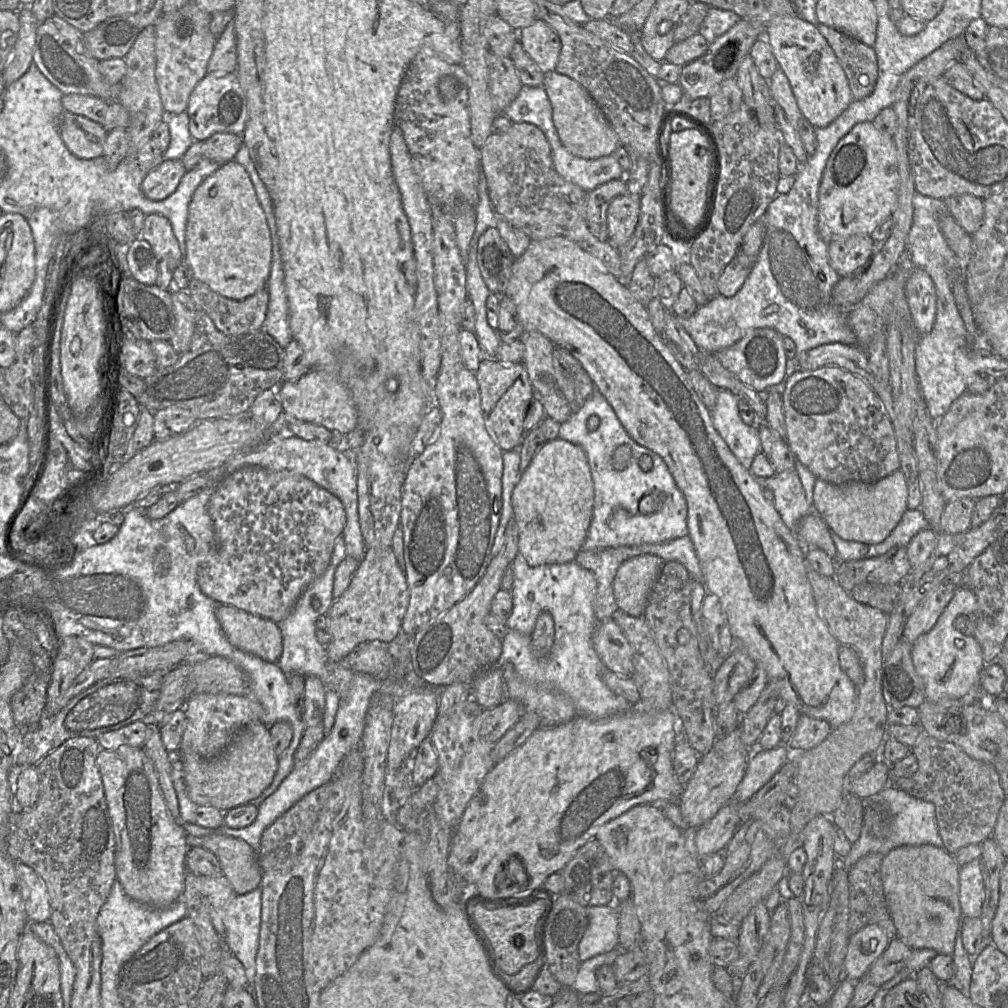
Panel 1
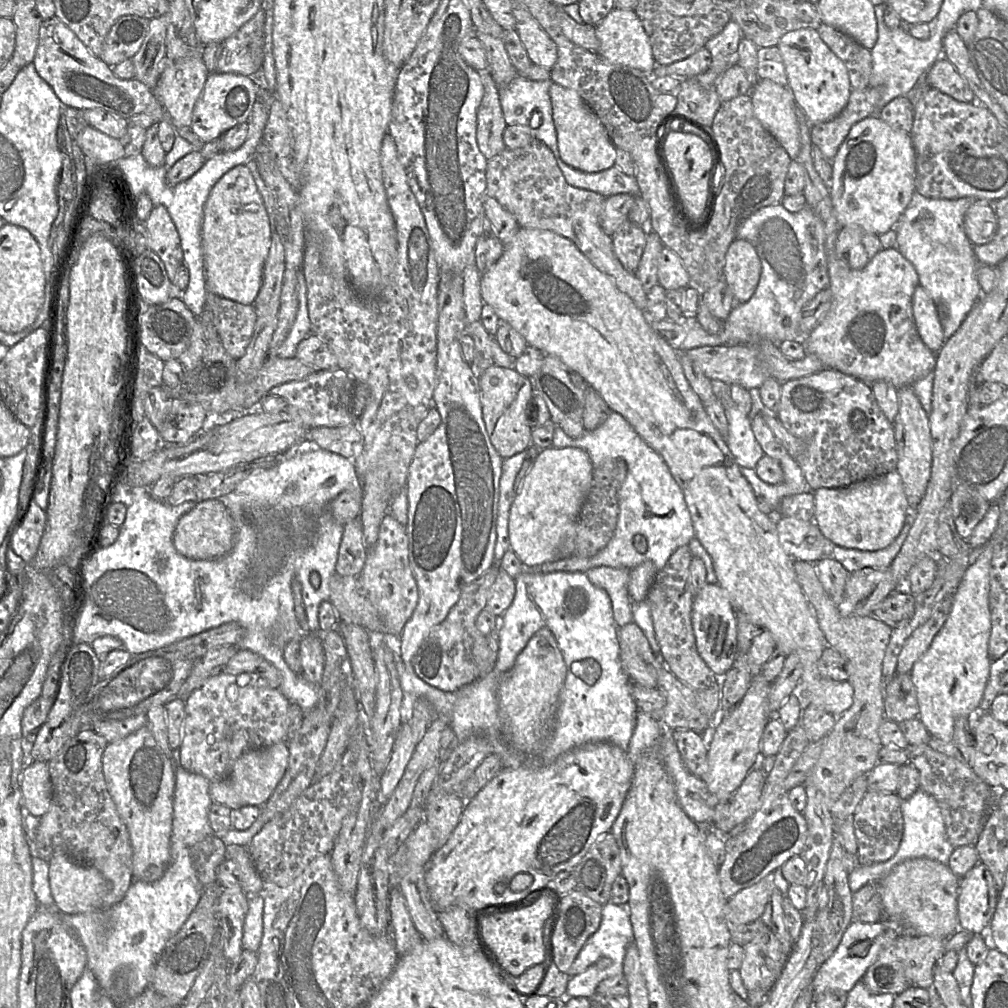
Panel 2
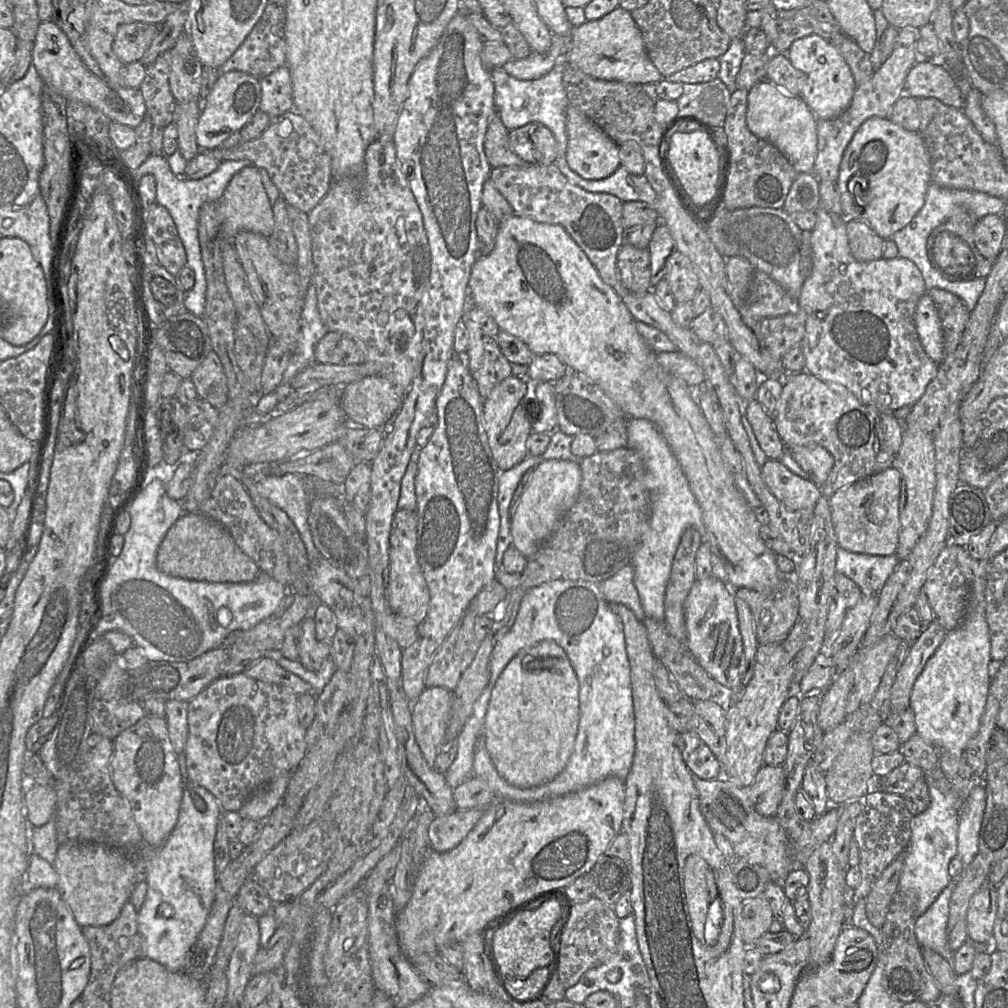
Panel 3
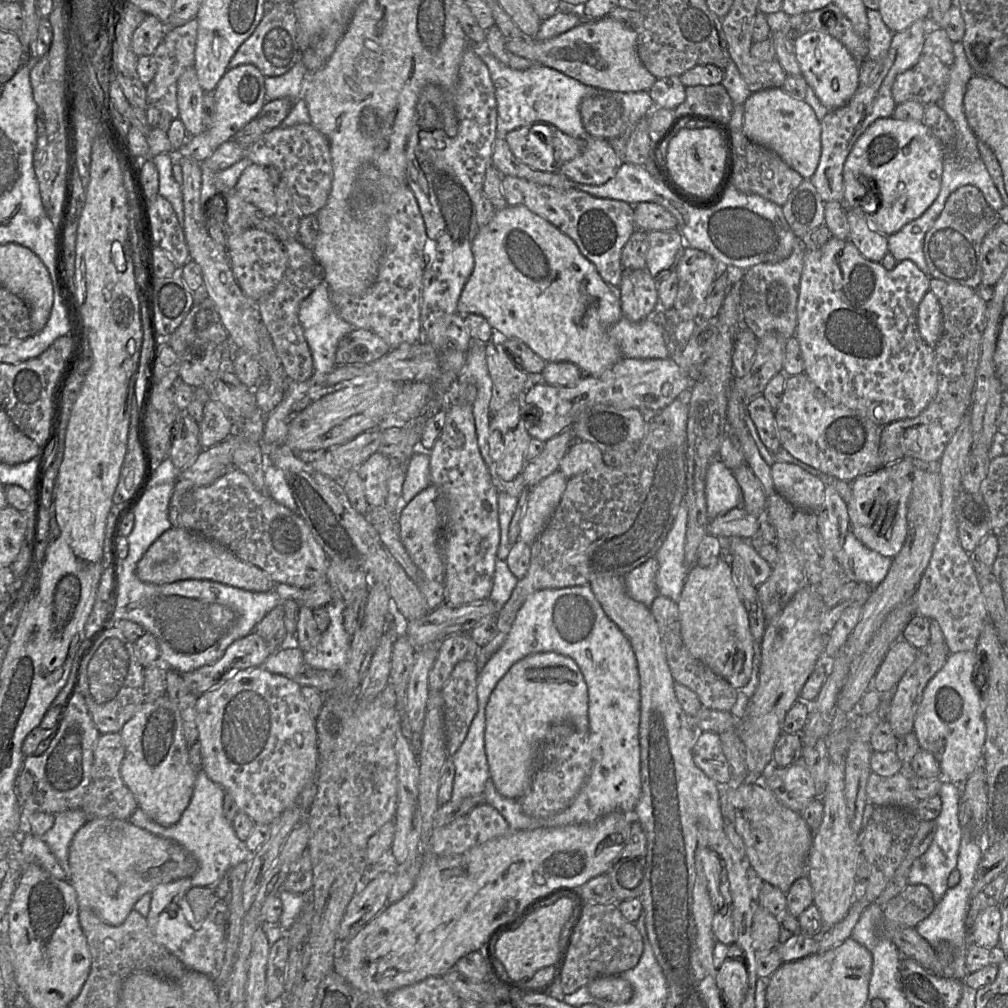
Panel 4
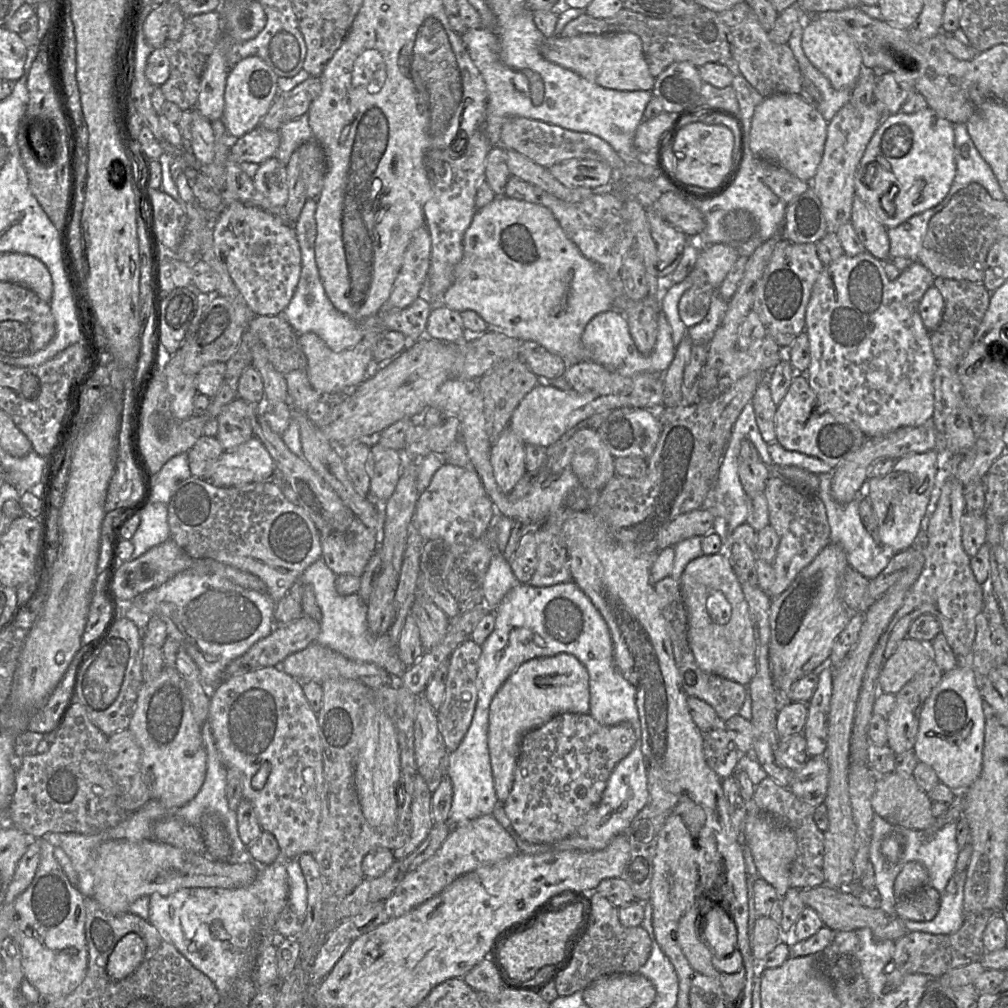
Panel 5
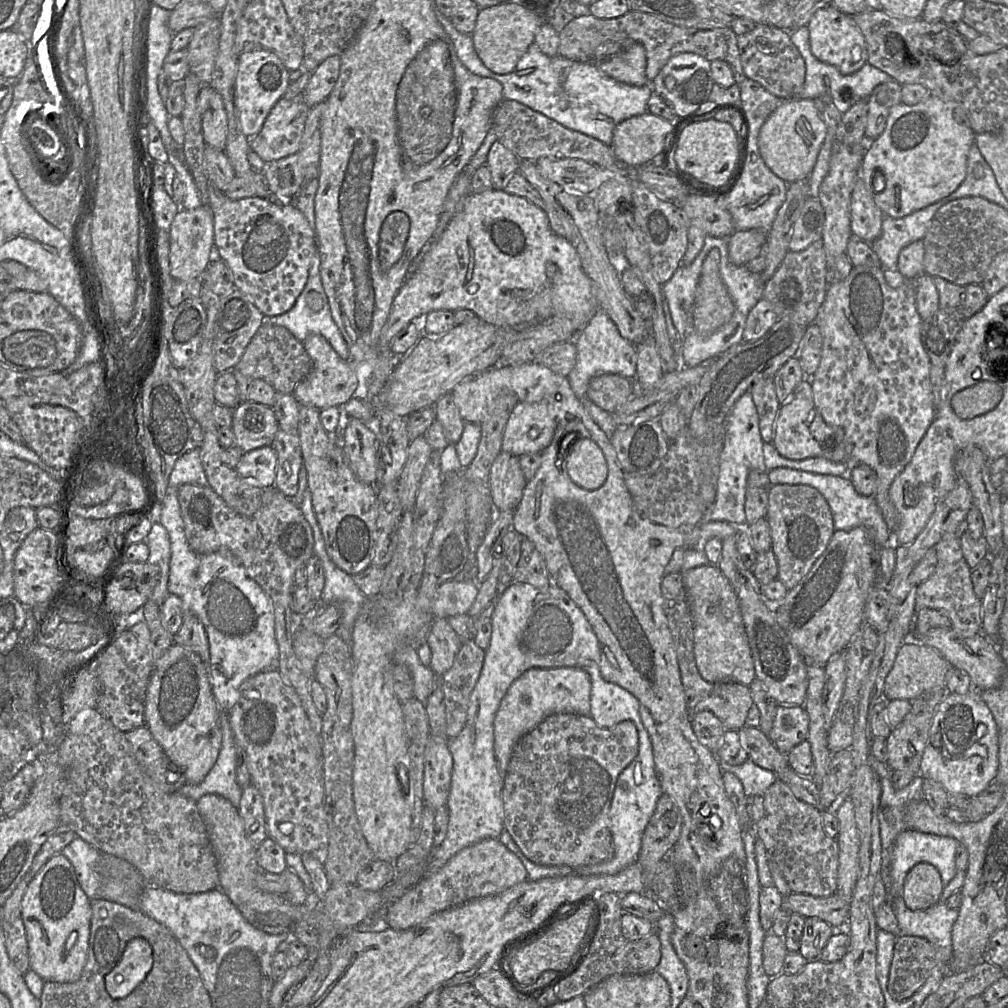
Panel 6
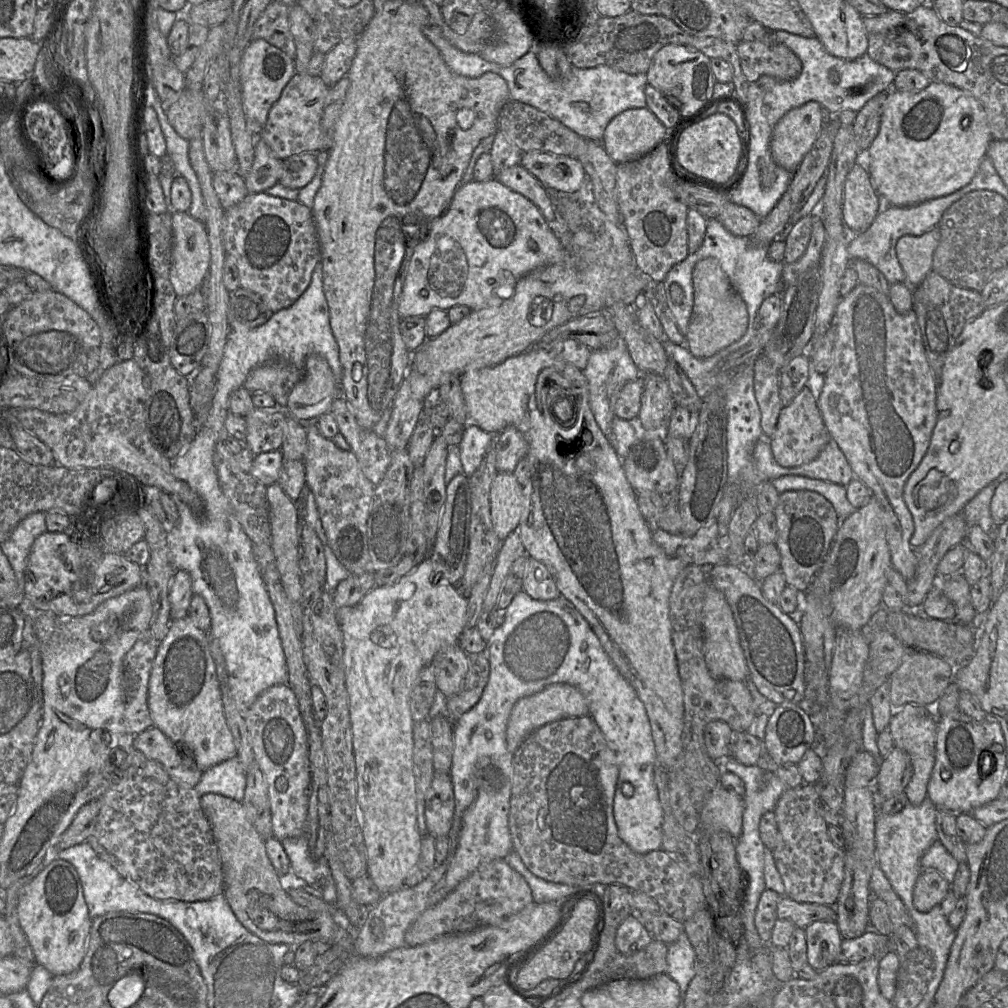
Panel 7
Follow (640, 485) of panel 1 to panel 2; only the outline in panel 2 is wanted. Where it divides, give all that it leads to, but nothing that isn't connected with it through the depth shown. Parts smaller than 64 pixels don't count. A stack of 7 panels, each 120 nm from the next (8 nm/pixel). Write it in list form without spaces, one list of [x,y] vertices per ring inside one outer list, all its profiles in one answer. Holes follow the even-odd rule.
[[[610,411],[599,427],[584,432],[579,438],[572,438],[555,426],[552,447],[583,449],[588,453],[593,468],[608,460],[626,463],[627,474],[618,491],[619,514],[614,534],[602,550],[587,558],[588,568],[610,566],[630,571],[645,561],[651,561],[658,572],[679,547],[695,538],[684,494],[669,467],[619,413]]]

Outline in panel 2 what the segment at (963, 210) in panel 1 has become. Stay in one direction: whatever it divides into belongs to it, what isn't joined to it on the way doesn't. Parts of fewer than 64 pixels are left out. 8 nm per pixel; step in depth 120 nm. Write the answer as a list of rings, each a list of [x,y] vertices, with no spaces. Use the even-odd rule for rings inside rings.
[[[975,200],[965,213],[965,230],[974,246],[990,243],[998,232],[994,203]]]

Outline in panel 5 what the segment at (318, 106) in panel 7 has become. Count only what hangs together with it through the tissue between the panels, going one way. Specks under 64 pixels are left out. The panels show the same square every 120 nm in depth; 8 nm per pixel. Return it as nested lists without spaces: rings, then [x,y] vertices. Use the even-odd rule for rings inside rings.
[[[257,126],[238,138],[231,146],[229,160],[236,163],[253,162],[261,164],[275,156],[279,145],[278,130],[268,130]]]

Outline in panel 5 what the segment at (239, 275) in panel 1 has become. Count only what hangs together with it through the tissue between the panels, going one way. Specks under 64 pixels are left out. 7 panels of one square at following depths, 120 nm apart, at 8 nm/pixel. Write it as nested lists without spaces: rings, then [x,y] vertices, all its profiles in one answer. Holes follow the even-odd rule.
[[[269,158],[259,164],[252,177],[255,188],[273,205],[284,206],[288,199],[287,173],[285,164],[277,158]]]

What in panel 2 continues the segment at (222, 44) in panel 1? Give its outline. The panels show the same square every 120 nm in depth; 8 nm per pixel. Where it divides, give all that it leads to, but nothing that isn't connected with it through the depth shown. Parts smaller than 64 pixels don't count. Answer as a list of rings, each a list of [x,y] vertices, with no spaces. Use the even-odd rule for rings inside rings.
[[[265,11],[258,12],[225,39],[216,72],[253,76],[264,61]]]

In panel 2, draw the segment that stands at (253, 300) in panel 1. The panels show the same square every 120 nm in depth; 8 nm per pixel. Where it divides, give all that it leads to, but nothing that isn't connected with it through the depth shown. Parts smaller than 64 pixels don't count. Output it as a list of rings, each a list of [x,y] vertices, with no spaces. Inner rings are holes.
[[[207,293],[205,300],[213,313],[214,326],[225,350],[235,360],[240,359],[254,332],[254,305],[237,303],[213,293]]]

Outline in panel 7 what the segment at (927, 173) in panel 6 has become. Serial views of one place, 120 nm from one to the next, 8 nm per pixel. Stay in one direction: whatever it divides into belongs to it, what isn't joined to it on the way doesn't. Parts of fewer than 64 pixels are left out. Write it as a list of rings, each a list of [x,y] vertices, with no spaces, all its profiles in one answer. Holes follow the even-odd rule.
[[[930,82],[918,92],[890,90],[879,133],[866,153],[873,188],[884,206],[912,206],[968,185],[993,140],[987,114],[968,91]]]

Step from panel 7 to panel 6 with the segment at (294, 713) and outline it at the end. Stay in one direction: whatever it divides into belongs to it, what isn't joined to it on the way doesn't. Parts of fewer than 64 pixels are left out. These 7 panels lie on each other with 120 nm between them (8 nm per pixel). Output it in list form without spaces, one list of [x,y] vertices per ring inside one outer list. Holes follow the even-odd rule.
[[[268,669],[249,677],[241,684],[239,691],[240,697],[236,704],[228,711],[228,719],[236,746],[241,748],[246,754],[251,784],[254,785],[262,795],[268,837],[274,839],[286,853],[301,855],[305,852],[309,852],[312,853],[322,864],[324,864],[328,854],[329,836],[324,810],[324,758],[322,754],[321,737],[314,732],[295,689],[284,680],[278,669]]]

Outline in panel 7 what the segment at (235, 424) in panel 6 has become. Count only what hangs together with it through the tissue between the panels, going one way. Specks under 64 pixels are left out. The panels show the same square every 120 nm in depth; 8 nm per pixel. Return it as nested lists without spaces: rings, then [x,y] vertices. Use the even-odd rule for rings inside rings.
[[[278,406],[275,408],[254,407],[244,418],[247,426],[245,445],[254,456],[281,450],[287,422],[285,411]]]

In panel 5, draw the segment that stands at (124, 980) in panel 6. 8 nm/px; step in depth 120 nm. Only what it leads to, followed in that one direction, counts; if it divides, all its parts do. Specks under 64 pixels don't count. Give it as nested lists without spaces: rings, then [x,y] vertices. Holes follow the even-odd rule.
[[[135,933],[125,935],[116,945],[107,964],[108,976],[119,981],[132,974],[142,963],[145,942]]]

